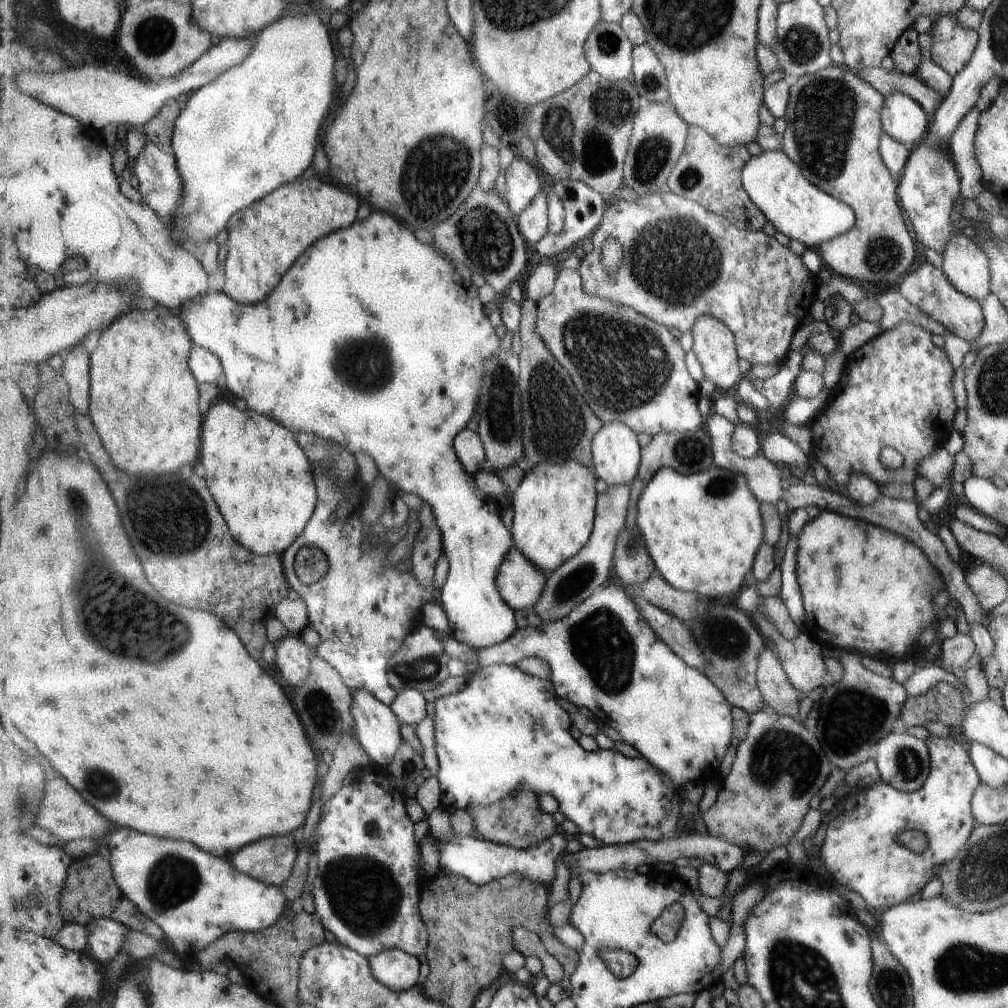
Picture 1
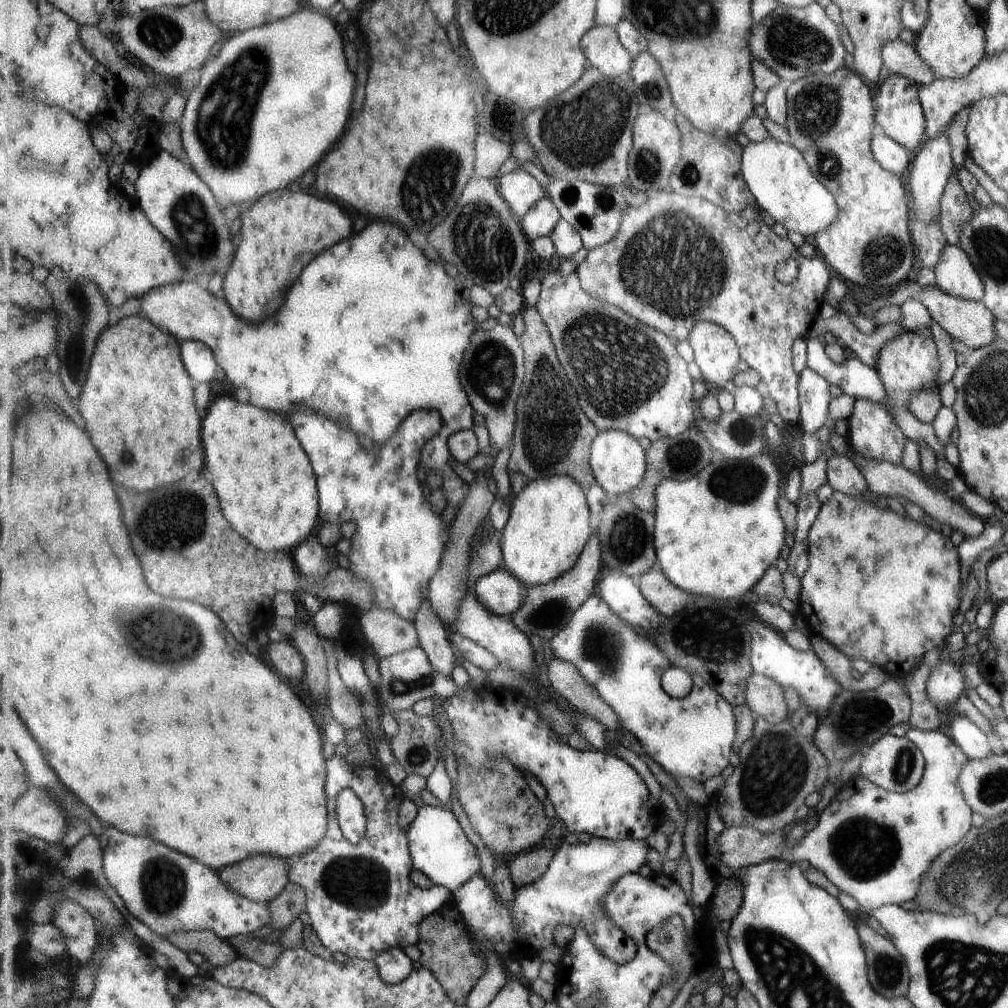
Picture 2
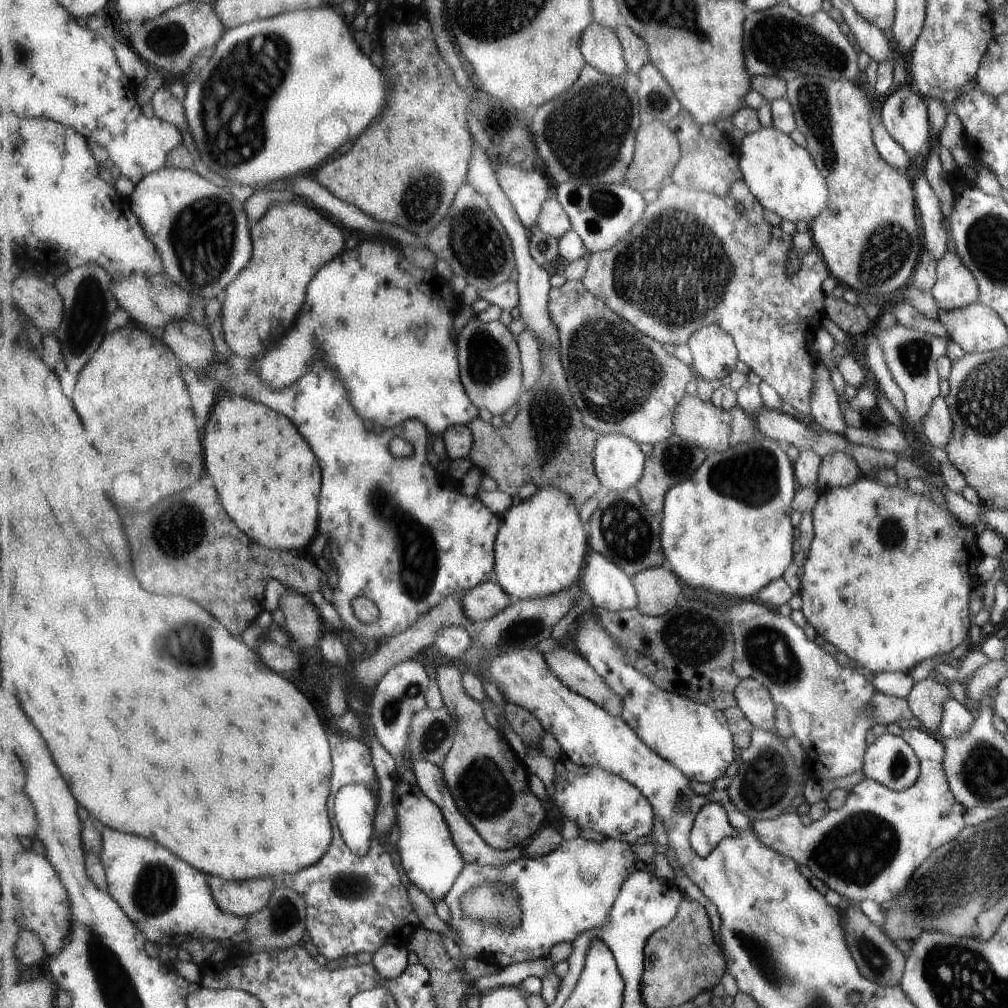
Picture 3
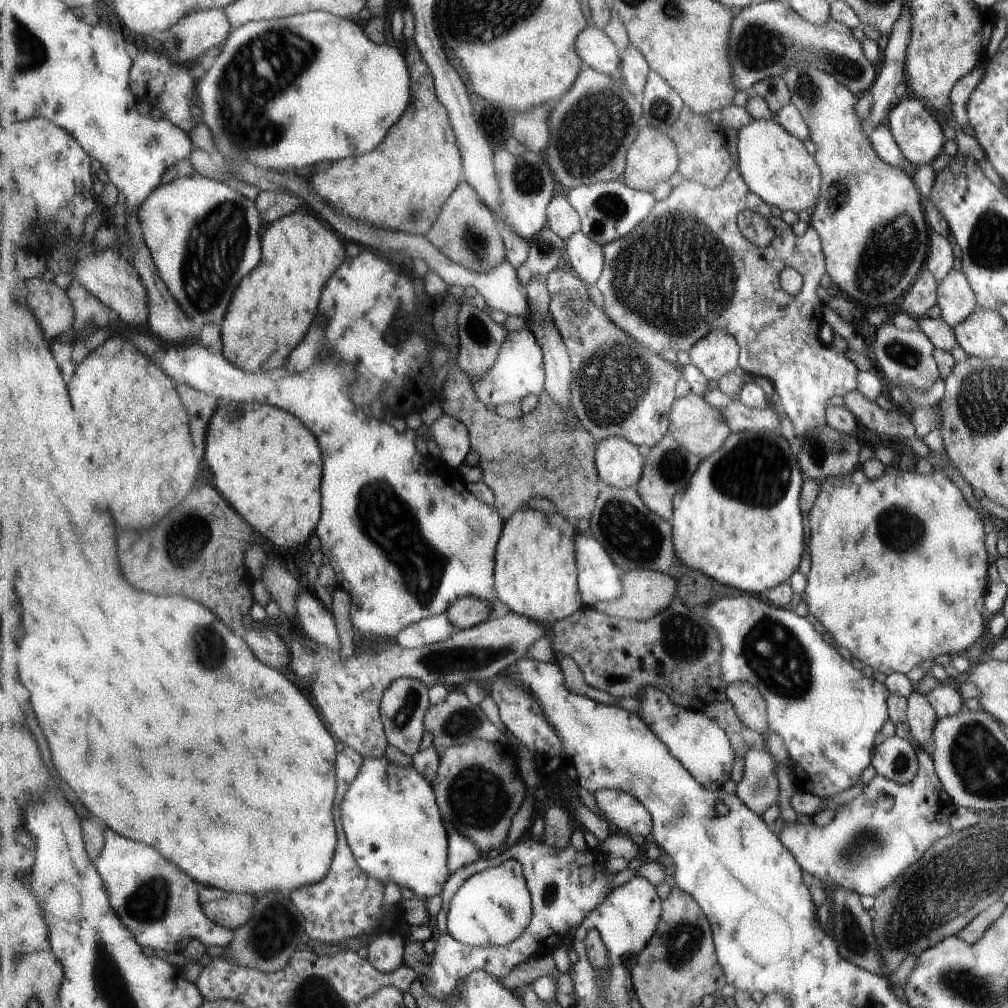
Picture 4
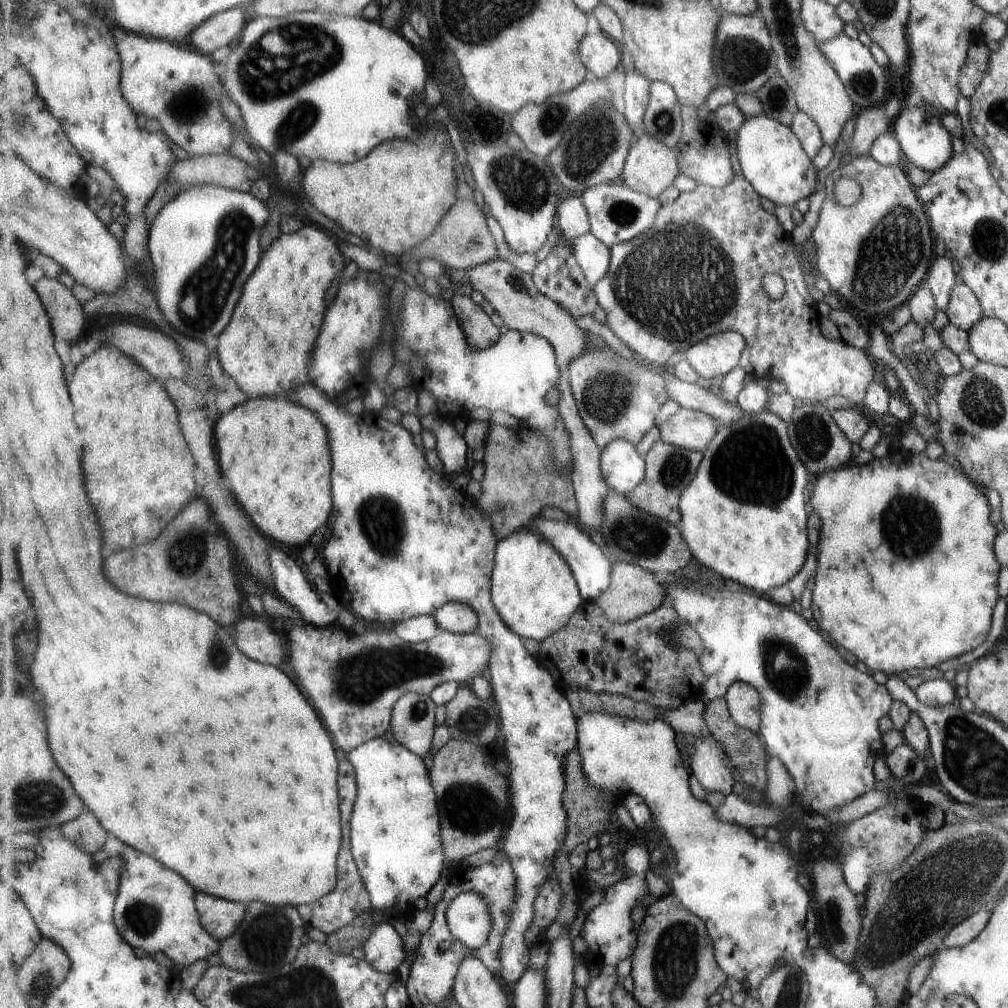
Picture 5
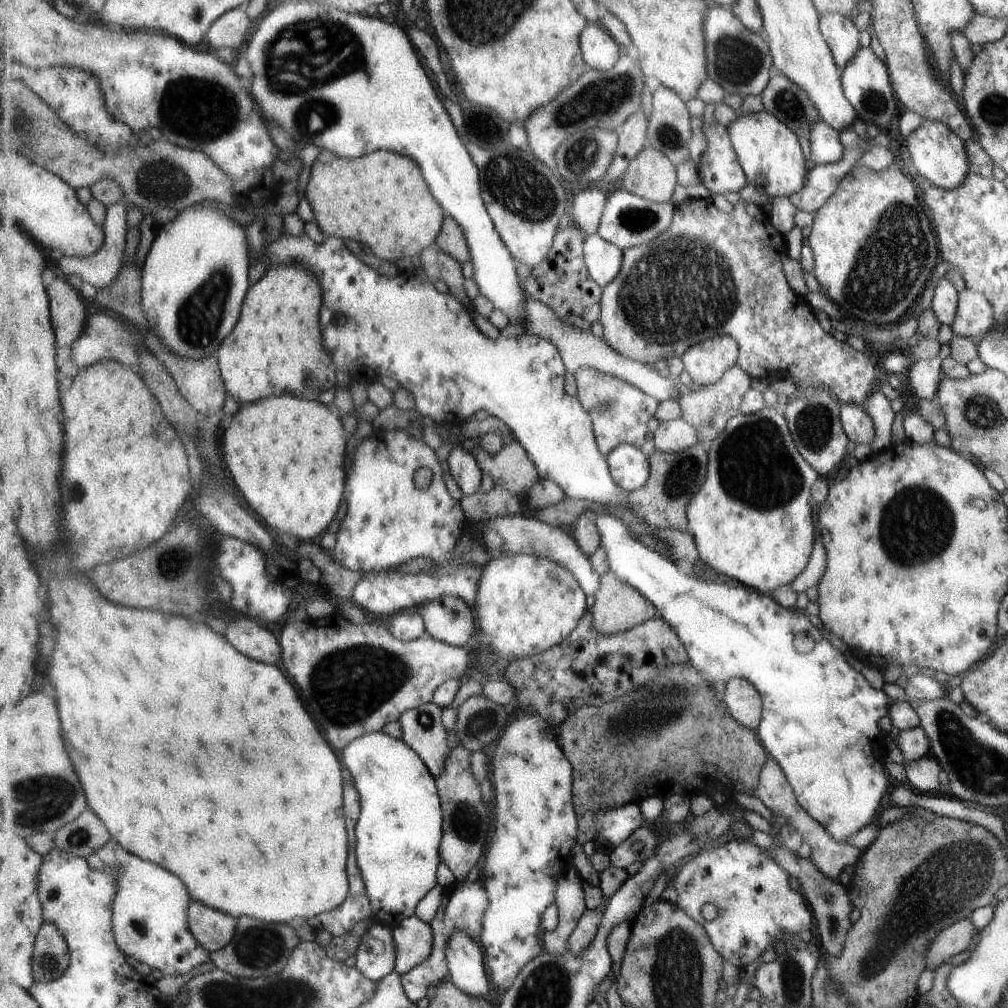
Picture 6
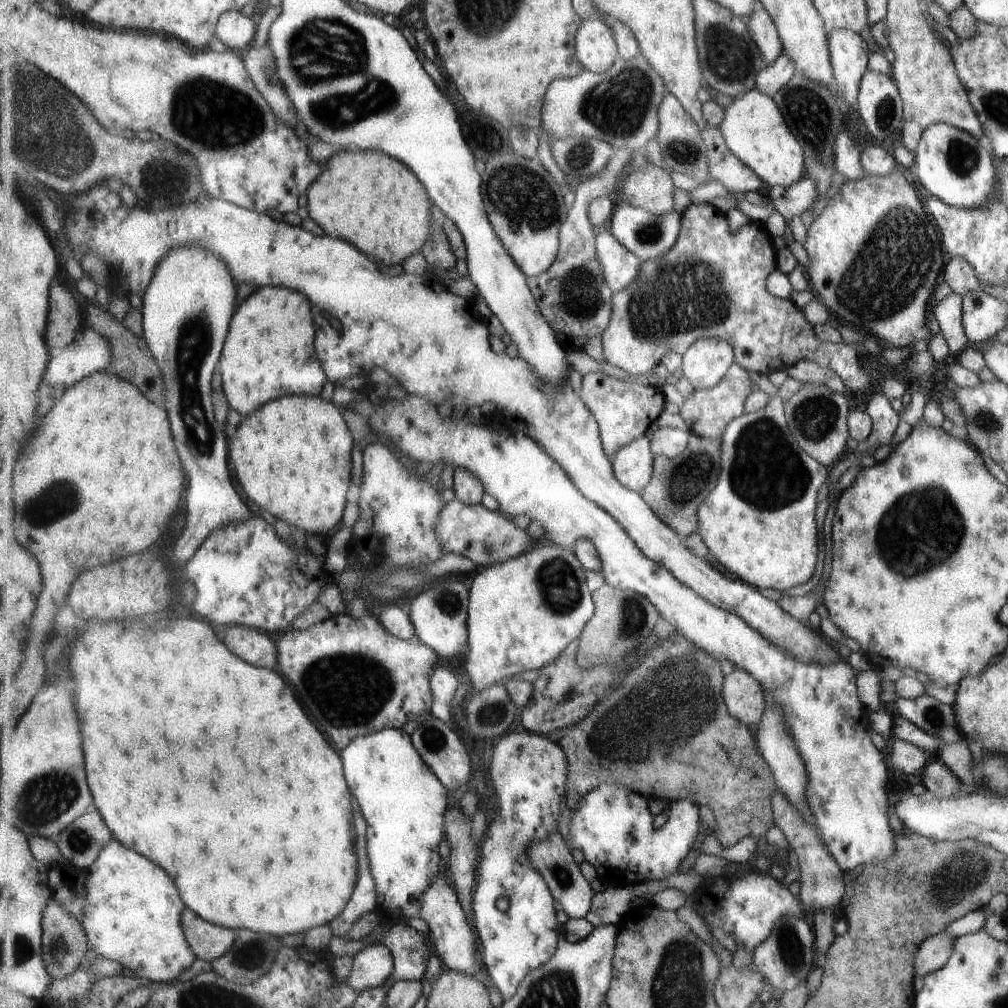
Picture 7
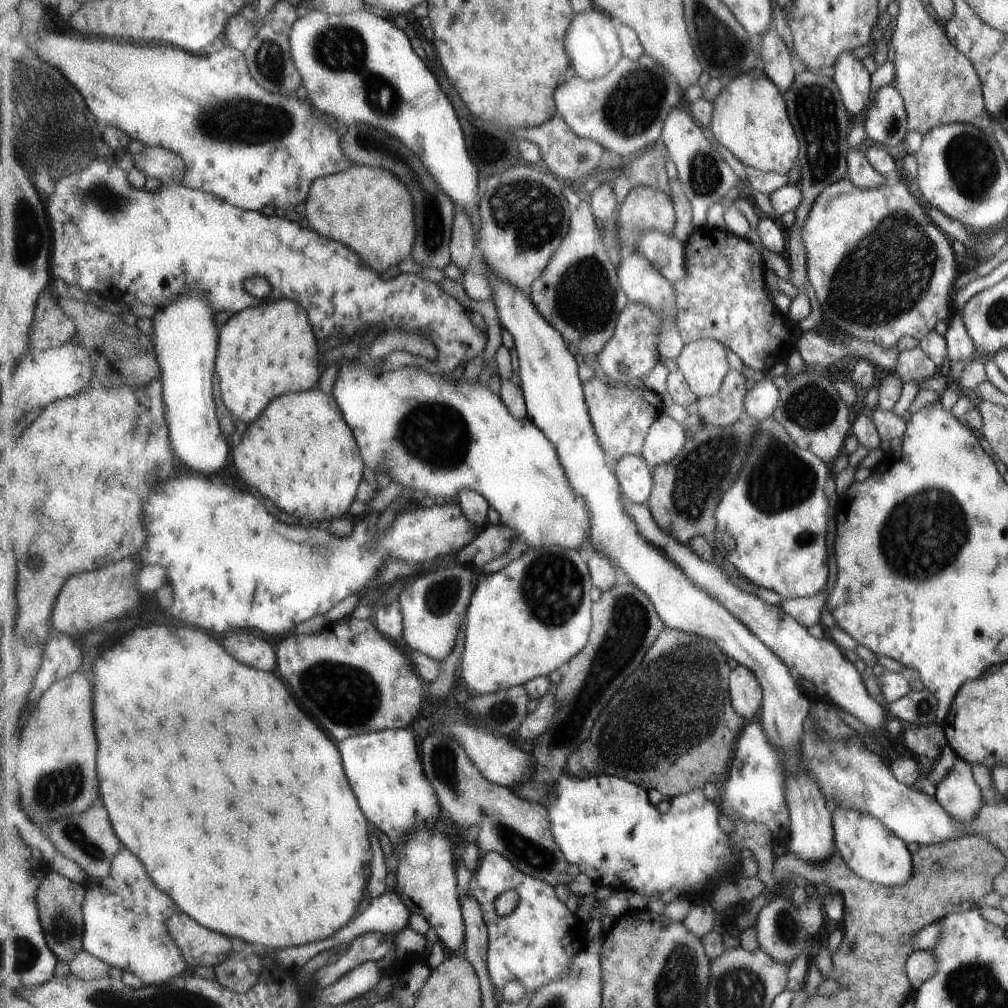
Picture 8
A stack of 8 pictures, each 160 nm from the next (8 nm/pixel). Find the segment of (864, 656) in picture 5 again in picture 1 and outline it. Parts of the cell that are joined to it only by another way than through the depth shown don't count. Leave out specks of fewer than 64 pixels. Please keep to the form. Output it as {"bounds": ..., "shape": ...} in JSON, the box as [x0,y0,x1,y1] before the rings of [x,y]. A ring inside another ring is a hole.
{"bounds":[795,510,944,666],"shape":[[[820,510],[819,514],[809,520],[801,529],[797,536],[797,550],[795,555],[795,576],[799,590],[801,590],[801,600],[803,600],[803,610],[805,610],[805,630],[809,635],[823,646],[837,646],[843,650],[855,650],[855,653],[862,656],[870,656],[887,665],[892,666],[895,662],[903,662],[913,658],[918,645],[917,636],[927,626],[935,620],[935,606],[931,605],[931,598],[939,590],[944,589],[938,570],[928,561],[928,558],[912,543],[905,540],[901,535],[893,534],[881,527],[869,524],[861,519],[837,514],[833,511]]]}

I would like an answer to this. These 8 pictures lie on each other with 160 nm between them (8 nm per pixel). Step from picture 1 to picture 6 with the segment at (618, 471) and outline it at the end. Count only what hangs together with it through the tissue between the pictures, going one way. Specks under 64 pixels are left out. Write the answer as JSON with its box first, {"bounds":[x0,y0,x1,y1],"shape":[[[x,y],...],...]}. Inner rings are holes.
{"bounds":[606,444,650,492],"shape":[[[620,444],[606,456],[612,477],[625,492],[642,489],[650,477],[650,462],[640,448]]]}

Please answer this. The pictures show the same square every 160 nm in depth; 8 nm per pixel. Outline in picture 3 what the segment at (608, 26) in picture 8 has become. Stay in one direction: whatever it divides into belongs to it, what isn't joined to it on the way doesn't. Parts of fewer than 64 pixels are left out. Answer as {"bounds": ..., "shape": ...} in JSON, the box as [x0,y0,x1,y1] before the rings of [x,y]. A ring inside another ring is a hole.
{"bounds":[580,22,628,77],"shape":[[[597,22],[581,35],[580,49],[589,65],[612,77],[625,77],[628,66],[621,39],[613,29]]]}

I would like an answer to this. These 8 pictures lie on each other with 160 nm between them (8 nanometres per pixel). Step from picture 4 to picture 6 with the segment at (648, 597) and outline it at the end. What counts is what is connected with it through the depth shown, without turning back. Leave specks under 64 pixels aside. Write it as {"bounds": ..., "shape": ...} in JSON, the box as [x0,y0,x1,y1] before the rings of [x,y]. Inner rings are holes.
{"bounds":[591,570,660,635],"shape":[[[609,570],[600,577],[602,587],[591,600],[594,626],[598,633],[604,635],[624,633],[660,615],[660,610],[640,590],[623,582],[613,571]]]}

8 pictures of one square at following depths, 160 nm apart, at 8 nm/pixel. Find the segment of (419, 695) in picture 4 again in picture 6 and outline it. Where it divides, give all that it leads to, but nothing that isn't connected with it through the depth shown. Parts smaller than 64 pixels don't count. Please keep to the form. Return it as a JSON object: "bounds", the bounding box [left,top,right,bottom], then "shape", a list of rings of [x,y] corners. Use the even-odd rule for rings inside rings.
{"bounds":[398,703,455,778],"shape":[[[425,703],[405,711],[398,720],[402,739],[421,755],[435,778],[444,773],[448,754],[455,745],[442,722],[442,713],[438,704]]]}

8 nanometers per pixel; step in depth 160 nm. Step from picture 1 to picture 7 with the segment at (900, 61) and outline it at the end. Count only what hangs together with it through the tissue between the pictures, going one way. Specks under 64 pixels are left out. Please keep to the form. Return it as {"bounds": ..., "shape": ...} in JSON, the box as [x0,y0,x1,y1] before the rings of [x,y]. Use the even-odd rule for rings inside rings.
{"bounds":[912,123,999,209],"shape":[[[945,123],[929,125],[921,131],[912,155],[912,171],[917,182],[932,197],[949,206],[970,209],[982,205],[991,196],[997,197],[999,174],[991,165],[991,152],[965,131]]]}

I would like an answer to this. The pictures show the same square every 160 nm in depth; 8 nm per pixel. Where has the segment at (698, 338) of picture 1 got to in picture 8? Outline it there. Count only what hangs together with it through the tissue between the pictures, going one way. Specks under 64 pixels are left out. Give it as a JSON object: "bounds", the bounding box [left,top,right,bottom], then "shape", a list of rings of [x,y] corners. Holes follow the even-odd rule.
{"bounds":[677,339,731,399],"shape":[[[715,339],[686,344],[679,355],[677,366],[699,399],[718,395],[731,370],[725,345]]]}

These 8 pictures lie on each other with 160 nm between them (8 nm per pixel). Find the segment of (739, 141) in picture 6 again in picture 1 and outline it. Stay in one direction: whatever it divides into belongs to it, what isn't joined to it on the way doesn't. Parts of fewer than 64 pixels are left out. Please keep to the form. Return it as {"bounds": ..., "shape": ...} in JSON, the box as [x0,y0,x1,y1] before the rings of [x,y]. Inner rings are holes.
{"bounds":[742,151,855,250],"shape":[[[765,151],[753,156],[744,168],[742,181],[747,194],[775,230],[801,242],[806,249],[815,250],[823,241],[847,232],[855,224],[853,210],[807,182],[785,151]]]}

